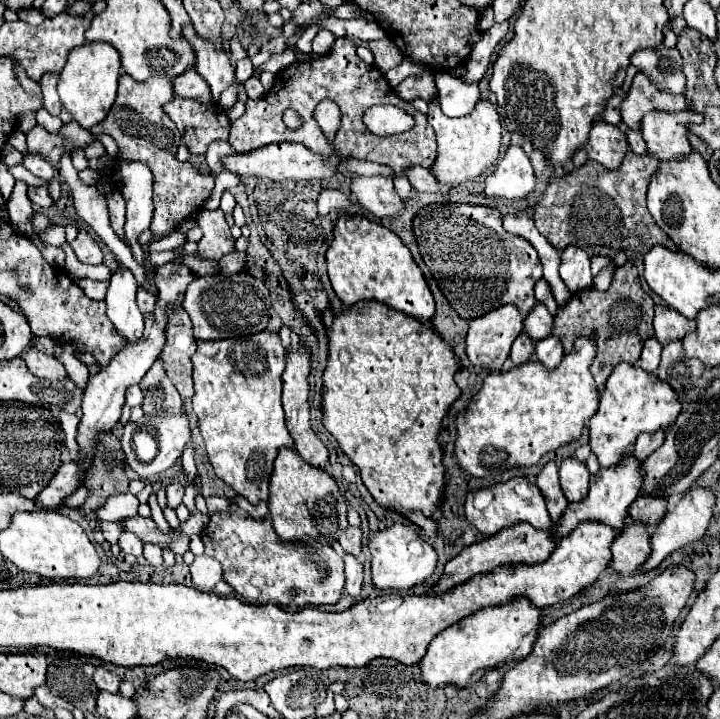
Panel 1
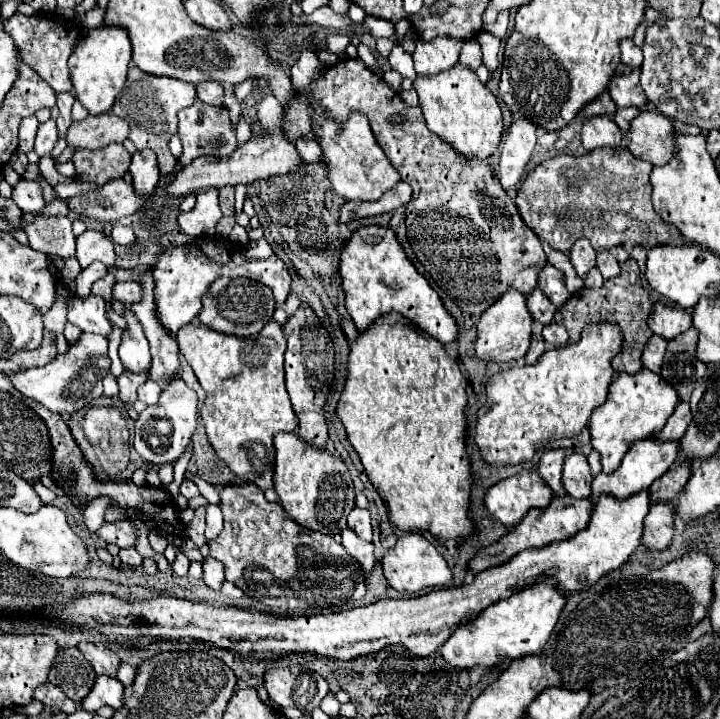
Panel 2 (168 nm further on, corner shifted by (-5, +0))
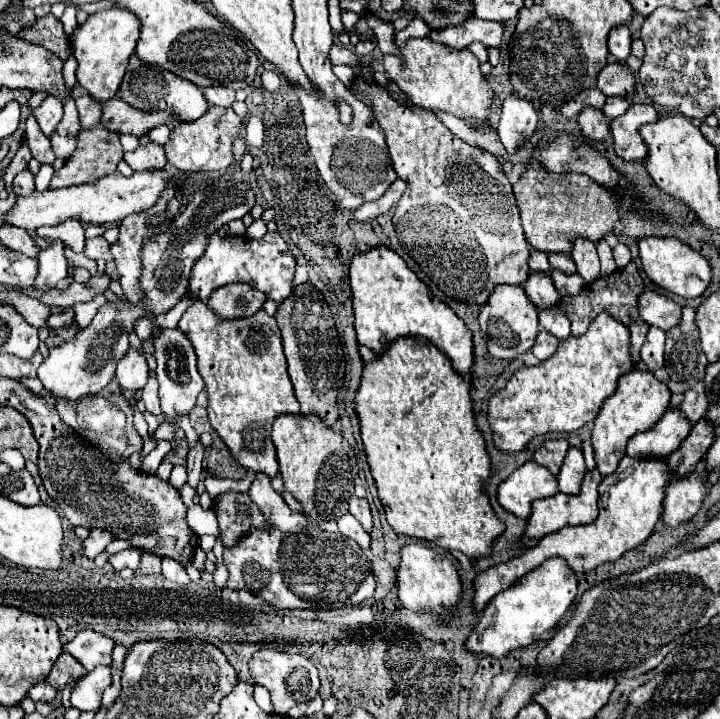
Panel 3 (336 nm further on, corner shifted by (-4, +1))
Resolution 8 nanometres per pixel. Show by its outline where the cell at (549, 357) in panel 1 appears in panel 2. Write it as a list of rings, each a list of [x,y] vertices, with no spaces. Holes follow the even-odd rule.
[[[549,323],[549,325],[545,325],[545,327],[543,327],[543,339],[545,339],[547,343],[553,343],[555,347],[563,347],[563,345],[567,345],[567,341],[569,341],[565,327],[559,325],[559,323]]]

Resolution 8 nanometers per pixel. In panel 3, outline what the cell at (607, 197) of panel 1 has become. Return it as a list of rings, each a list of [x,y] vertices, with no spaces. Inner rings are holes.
[[[528,164],[520,180],[514,184],[514,196],[520,208],[524,236],[534,250],[542,252],[564,252],[570,254],[572,244],[578,236],[592,242],[600,242],[608,232],[614,230],[614,224],[620,222],[620,210],[630,206],[630,190],[624,182],[616,188],[604,188],[596,184],[590,176],[578,172],[548,172],[542,164]]]

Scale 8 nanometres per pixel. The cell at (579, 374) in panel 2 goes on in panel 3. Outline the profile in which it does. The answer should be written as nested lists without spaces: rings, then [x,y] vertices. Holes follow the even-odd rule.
[[[600,314],[580,338],[566,338],[558,344],[558,350],[548,360],[516,370],[506,386],[494,394],[488,402],[488,424],[492,428],[494,448],[500,452],[520,452],[534,436],[544,436],[548,432],[576,432],[598,416],[598,410],[610,394],[616,390],[616,380],[622,372],[634,368],[630,360],[630,332],[624,324],[614,320],[610,314]]]

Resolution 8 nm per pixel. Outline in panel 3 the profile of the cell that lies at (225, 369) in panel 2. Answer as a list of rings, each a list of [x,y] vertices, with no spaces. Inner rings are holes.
[[[194,302],[180,318],[178,328],[180,332],[184,332],[184,336],[188,336],[188,340],[194,346],[194,352],[198,358],[198,372],[204,378],[208,398],[210,398],[208,420],[212,428],[224,440],[224,444],[228,446],[228,450],[232,452],[234,460],[240,466],[274,478],[278,474],[278,462],[276,462],[276,448],[270,440],[272,422],[276,420],[276,416],[282,416],[282,414],[300,414],[300,404],[294,398],[294,390],[286,372],[286,358],[282,352],[282,338],[280,338],[276,320],[268,316],[264,310],[256,312],[250,318],[222,320],[218,316],[212,316],[212,310],[208,310],[206,304]]]

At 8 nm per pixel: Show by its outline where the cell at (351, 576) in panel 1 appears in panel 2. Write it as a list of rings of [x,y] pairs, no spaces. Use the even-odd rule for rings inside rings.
[[[345,527],[345,529],[341,531],[341,543],[345,545],[345,549],[349,549],[349,555],[353,555],[353,559],[357,559],[365,571],[371,571],[371,569],[373,569],[373,565],[375,565],[373,543],[363,541],[363,539],[357,537],[357,533],[353,533],[349,527]]]

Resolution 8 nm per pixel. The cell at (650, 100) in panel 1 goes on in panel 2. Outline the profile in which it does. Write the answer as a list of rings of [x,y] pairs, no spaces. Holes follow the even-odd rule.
[[[633,69],[629,75],[613,75],[607,89],[611,99],[619,107],[639,107],[647,105],[647,97],[639,85],[639,69]]]

